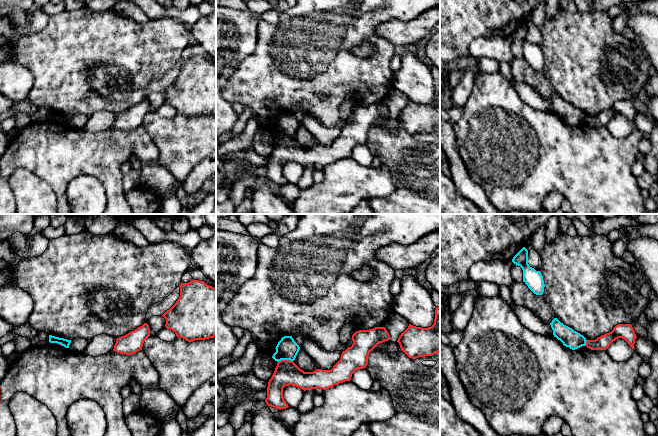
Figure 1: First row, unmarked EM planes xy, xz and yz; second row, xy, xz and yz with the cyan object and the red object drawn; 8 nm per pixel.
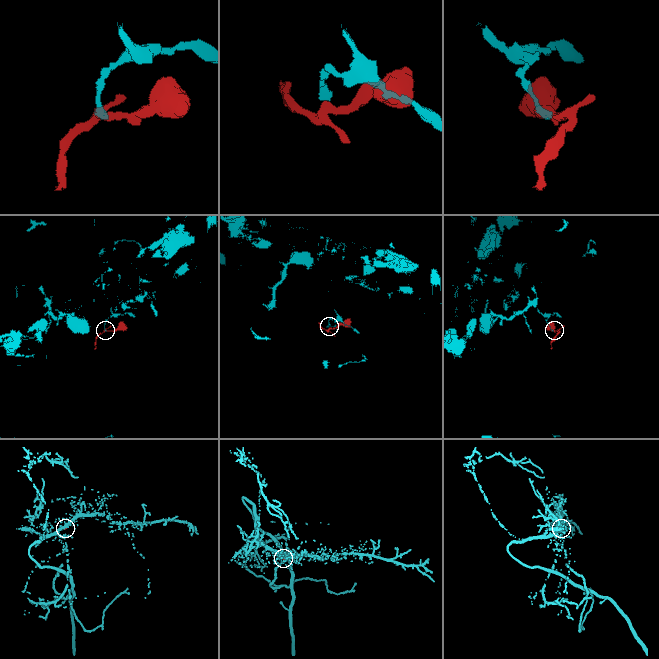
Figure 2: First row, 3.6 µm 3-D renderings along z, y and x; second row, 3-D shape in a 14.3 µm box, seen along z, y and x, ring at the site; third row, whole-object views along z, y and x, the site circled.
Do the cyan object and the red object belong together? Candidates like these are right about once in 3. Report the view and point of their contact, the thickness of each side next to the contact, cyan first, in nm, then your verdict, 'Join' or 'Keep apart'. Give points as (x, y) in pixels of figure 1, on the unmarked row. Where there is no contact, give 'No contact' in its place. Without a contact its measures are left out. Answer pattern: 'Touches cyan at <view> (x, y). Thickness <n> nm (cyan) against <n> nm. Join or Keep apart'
Touches cyan at xz (285, 135). Thickness 180 nm (cyan) against 200 nm. Keep apart

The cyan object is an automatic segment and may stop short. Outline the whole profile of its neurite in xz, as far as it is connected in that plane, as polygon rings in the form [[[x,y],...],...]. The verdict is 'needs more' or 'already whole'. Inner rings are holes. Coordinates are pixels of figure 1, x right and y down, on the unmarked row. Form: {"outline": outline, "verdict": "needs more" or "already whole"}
{"outline": [[[284,112],[278,118],[275,125],[276,125],[276,128],[272,132],[272,134],[275,137],[277,137],[277,138],[279,138],[281,136],[294,137],[300,126],[300,123],[294,117],[292,112]]], "verdict": "already whole"}

